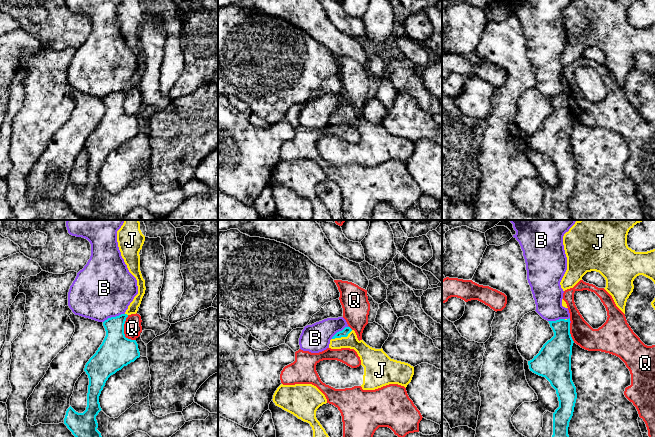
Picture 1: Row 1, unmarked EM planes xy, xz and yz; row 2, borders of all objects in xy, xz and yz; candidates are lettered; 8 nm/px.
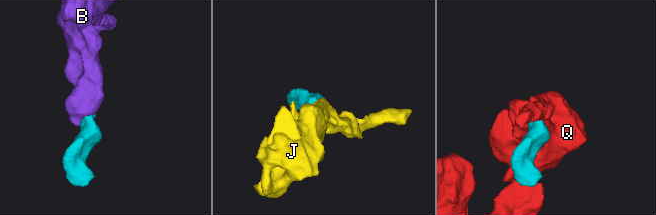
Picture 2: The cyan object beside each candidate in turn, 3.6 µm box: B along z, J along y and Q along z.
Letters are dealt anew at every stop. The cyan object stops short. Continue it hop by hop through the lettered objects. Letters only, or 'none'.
J

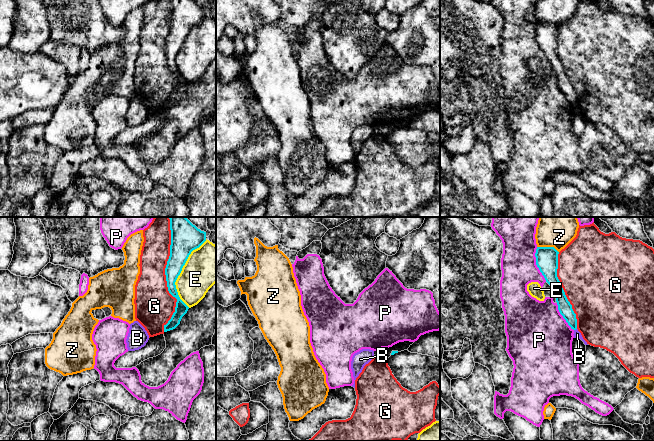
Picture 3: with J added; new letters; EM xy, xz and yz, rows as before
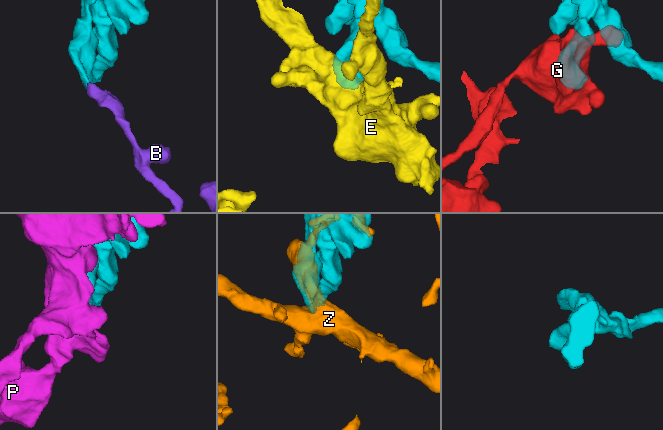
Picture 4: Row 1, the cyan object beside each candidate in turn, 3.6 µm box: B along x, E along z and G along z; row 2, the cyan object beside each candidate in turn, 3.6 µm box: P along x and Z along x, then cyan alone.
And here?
none

